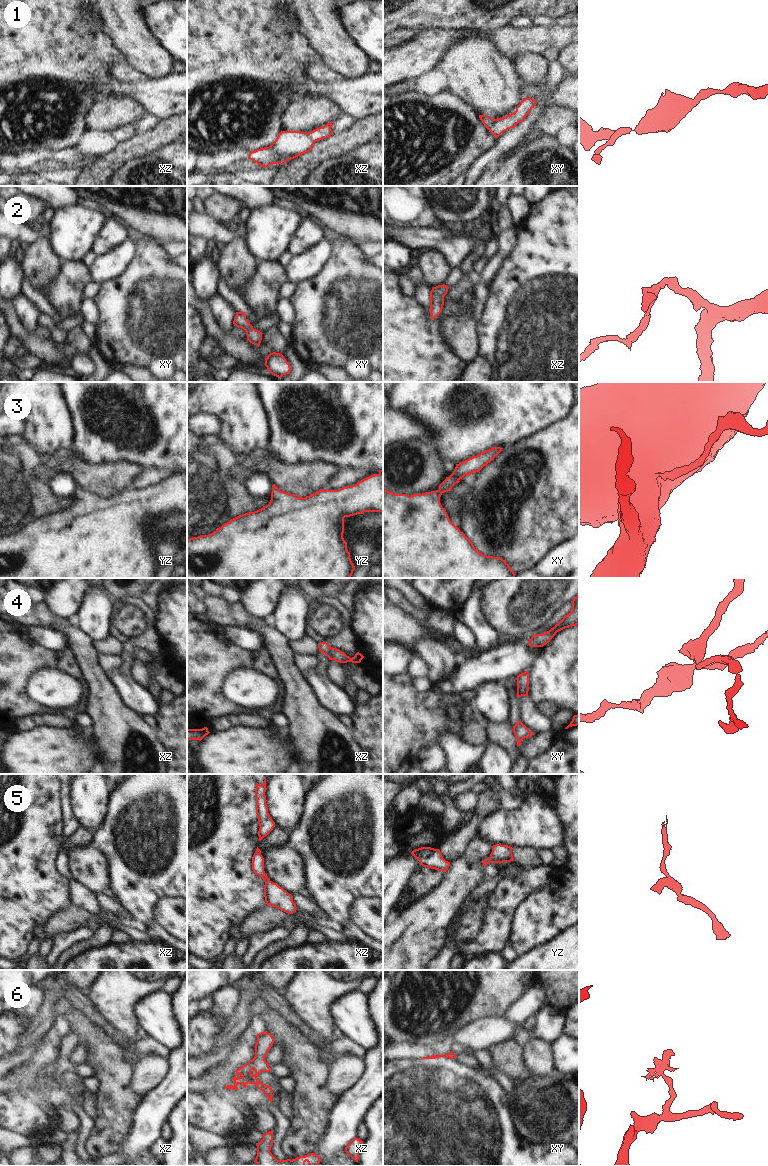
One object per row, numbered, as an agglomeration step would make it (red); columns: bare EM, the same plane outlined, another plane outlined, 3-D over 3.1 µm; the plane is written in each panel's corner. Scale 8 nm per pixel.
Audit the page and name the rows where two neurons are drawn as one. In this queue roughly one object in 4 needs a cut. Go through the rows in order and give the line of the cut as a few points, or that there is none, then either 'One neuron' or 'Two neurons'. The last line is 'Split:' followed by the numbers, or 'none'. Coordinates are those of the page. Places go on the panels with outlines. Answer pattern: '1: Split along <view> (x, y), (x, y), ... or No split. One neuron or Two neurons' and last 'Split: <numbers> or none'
1: No split. One neuron
2: No split. One neuron
3: No split. One neuron
4: Split along xz (331, 647), (326, 655). Two neurons
5: No split. One neuron
6: Split along xz (258, 1081), (255, 1084). Two neurons
Split: 4, 6

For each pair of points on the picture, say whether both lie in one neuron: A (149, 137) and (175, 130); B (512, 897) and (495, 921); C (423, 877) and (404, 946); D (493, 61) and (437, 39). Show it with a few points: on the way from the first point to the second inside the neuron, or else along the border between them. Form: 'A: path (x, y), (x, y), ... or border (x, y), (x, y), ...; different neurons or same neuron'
A: path (155, 137), (169, 130); same neuron
B: path (506, 903), (501, 908), (499, 915); same neuron
C: border (437, 886), (434, 886), (406, 907); different neurons
D: border (475, 34), (459, 40), (439, 63); different neurons

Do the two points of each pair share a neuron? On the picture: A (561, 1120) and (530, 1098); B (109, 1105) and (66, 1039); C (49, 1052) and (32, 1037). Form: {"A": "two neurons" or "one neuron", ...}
{"A": "one neuron", "B": "two neurons", "C": "two neurons"}

